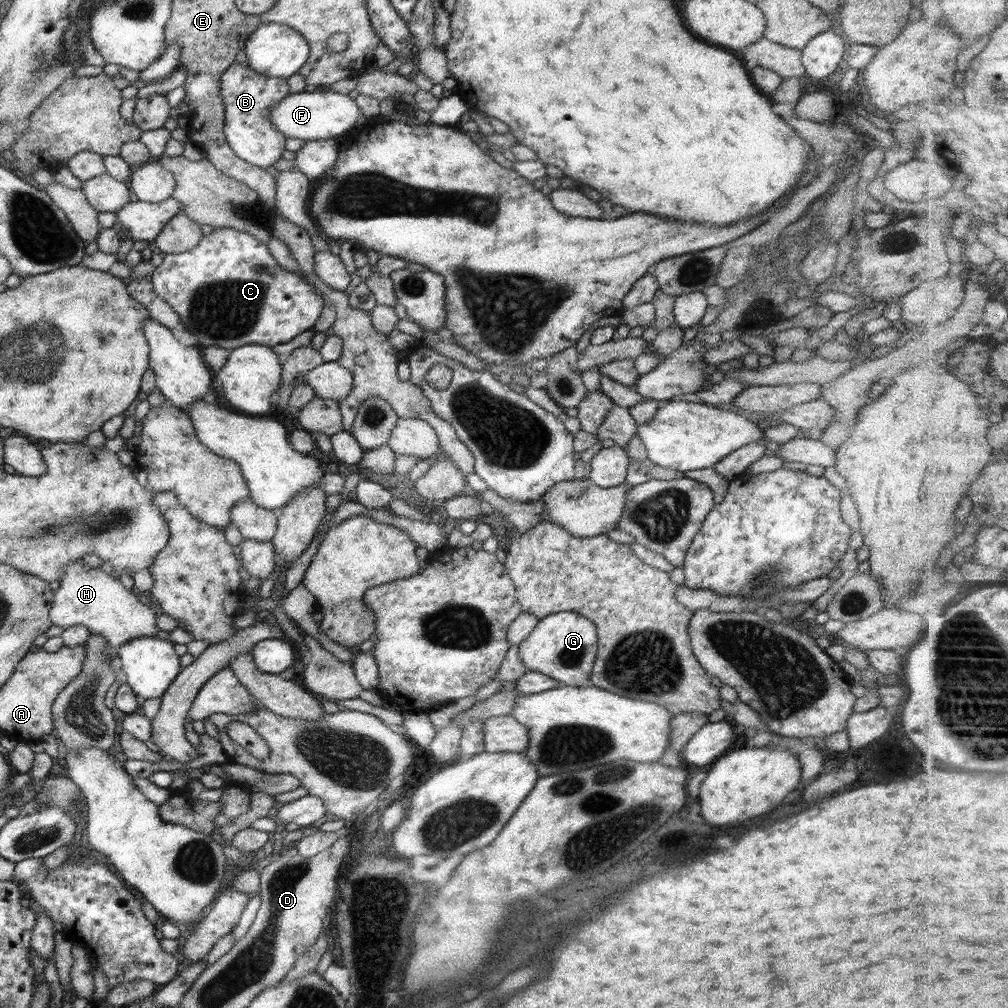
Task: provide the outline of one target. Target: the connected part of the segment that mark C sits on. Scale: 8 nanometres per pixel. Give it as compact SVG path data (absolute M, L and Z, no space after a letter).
M216 228L209 234L201 235L198 243L193 246L193 248L187 249L187 252L164 253L163 260L160 260L160 263L154 266L150 277L153 292L173 309L173 312L179 317L179 321L183 325L184 330L195 337L197 341L196 347L199 348L215 346L224 349L227 348L227 346L223 346L223 342L229 342L229 340L235 340L235 348L239 348L245 344L257 344L272 348L277 344L287 343L298 334L312 329L321 314L321 308L323 308L321 296L315 293L315 289L309 282L305 282L303 278L292 272L283 270L274 261L266 245L254 236L232 228Z

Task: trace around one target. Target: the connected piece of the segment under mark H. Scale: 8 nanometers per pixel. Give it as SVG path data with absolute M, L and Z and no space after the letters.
M81 559L69 561L55 590L49 618L53 626L69 628L81 625L93 634L101 635L114 651L127 640L142 636L163 636L155 628L155 612L137 599L137 592L127 590L118 578L104 573L99 567L86 567Z

